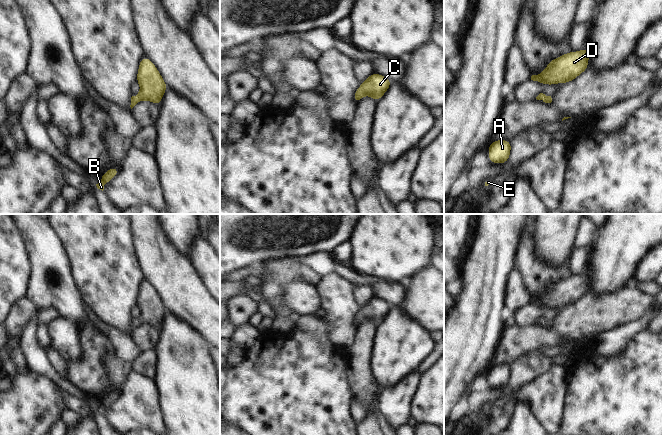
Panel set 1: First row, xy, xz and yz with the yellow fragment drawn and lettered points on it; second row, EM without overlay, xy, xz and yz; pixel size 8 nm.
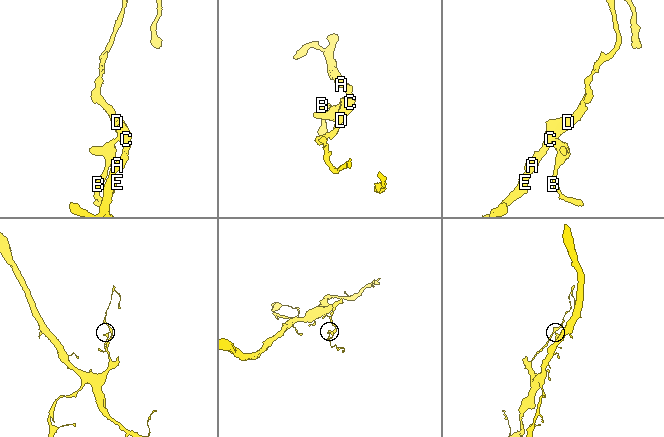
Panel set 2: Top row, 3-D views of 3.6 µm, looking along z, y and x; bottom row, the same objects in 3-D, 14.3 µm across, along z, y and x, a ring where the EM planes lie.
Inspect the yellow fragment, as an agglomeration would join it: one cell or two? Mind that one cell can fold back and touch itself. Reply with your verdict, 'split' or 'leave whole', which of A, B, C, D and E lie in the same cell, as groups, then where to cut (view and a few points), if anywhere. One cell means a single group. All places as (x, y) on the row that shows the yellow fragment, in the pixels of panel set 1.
leave whole | A B C D E | no cut

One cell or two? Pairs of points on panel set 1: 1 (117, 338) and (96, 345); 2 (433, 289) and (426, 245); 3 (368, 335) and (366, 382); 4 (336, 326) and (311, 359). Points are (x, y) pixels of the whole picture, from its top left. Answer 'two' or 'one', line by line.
1: two
2: two
3: one
4: two

